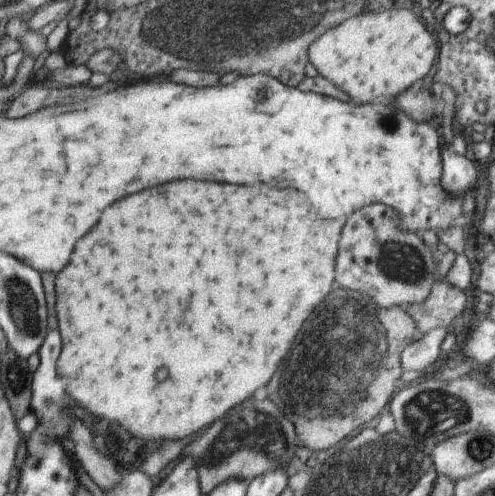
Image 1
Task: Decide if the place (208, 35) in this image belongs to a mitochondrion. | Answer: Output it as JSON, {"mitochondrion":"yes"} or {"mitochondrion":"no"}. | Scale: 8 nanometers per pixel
{"mitochondrion":"yes"}

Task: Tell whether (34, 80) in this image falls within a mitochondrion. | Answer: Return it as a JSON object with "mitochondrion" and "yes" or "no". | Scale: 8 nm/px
{"mitochondrion":"no"}

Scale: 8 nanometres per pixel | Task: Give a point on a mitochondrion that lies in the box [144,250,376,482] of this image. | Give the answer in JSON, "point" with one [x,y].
{"point":[258,430]}

